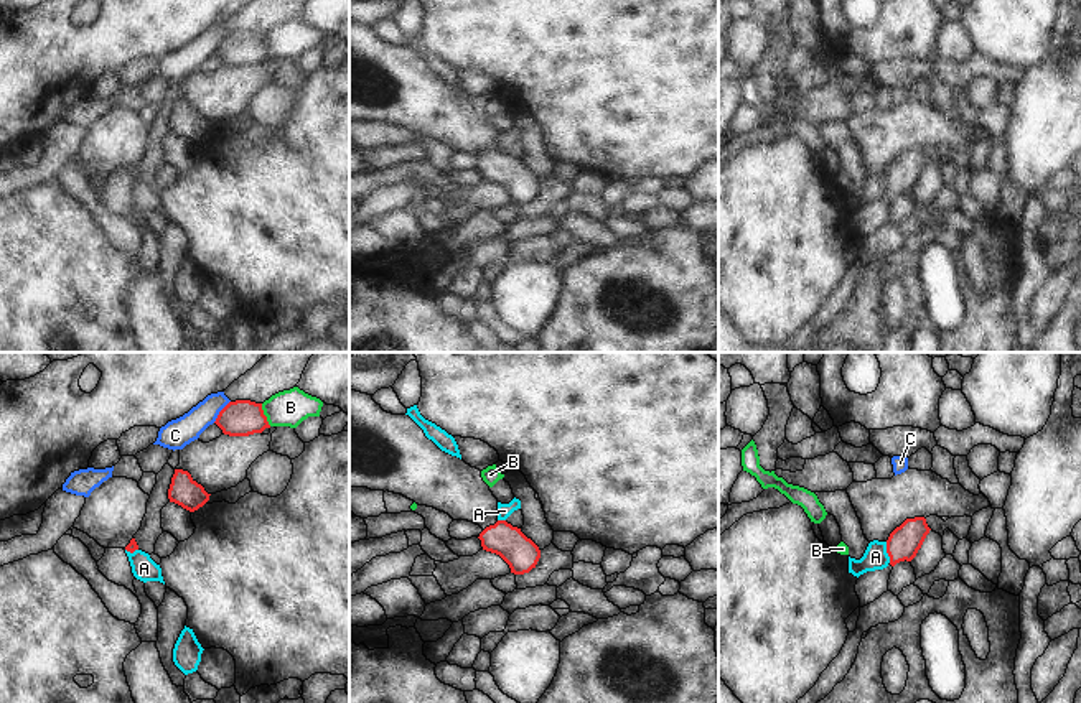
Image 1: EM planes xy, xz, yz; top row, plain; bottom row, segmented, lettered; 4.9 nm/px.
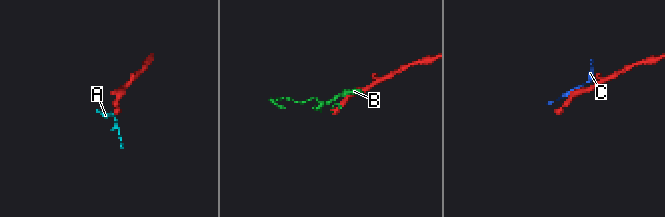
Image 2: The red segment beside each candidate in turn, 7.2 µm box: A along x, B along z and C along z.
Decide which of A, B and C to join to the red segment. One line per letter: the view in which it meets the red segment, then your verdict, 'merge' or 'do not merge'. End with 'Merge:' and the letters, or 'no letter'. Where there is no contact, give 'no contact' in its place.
A: meets red in yz; do not merge
B: meets red in xy; do not merge
C: meets red in xy; do not merge
Merge: no letter

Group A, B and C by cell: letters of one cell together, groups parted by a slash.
A / B / C

